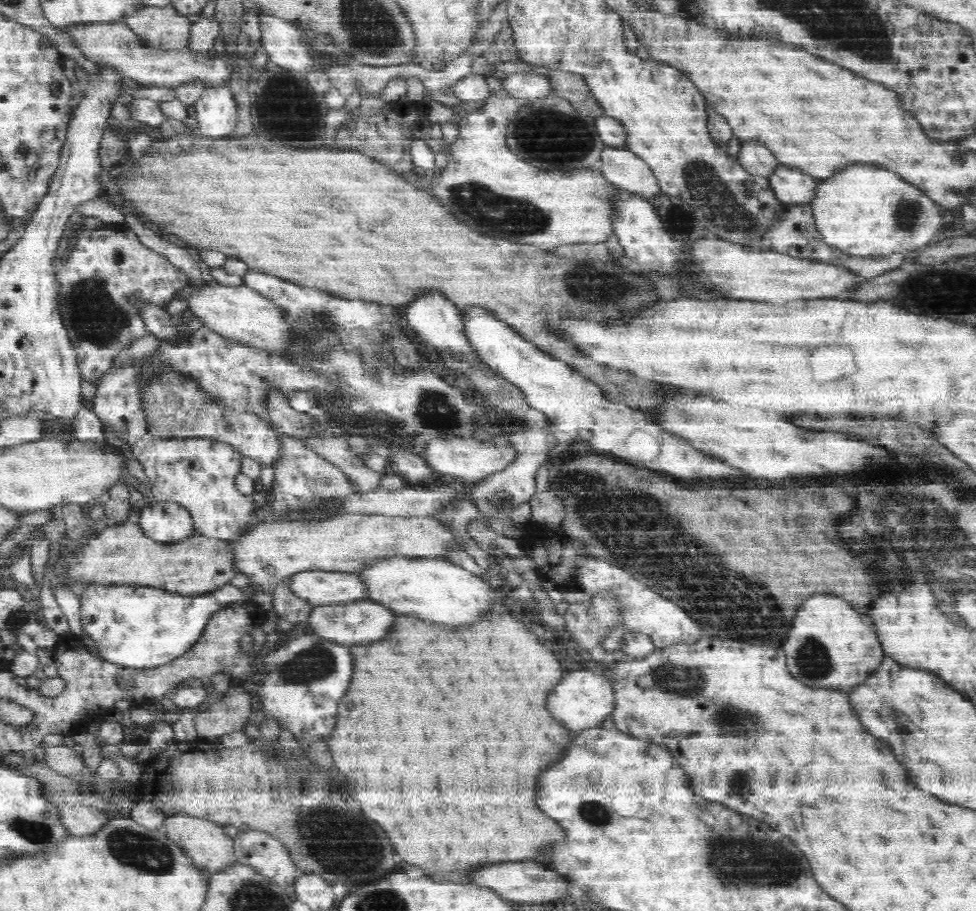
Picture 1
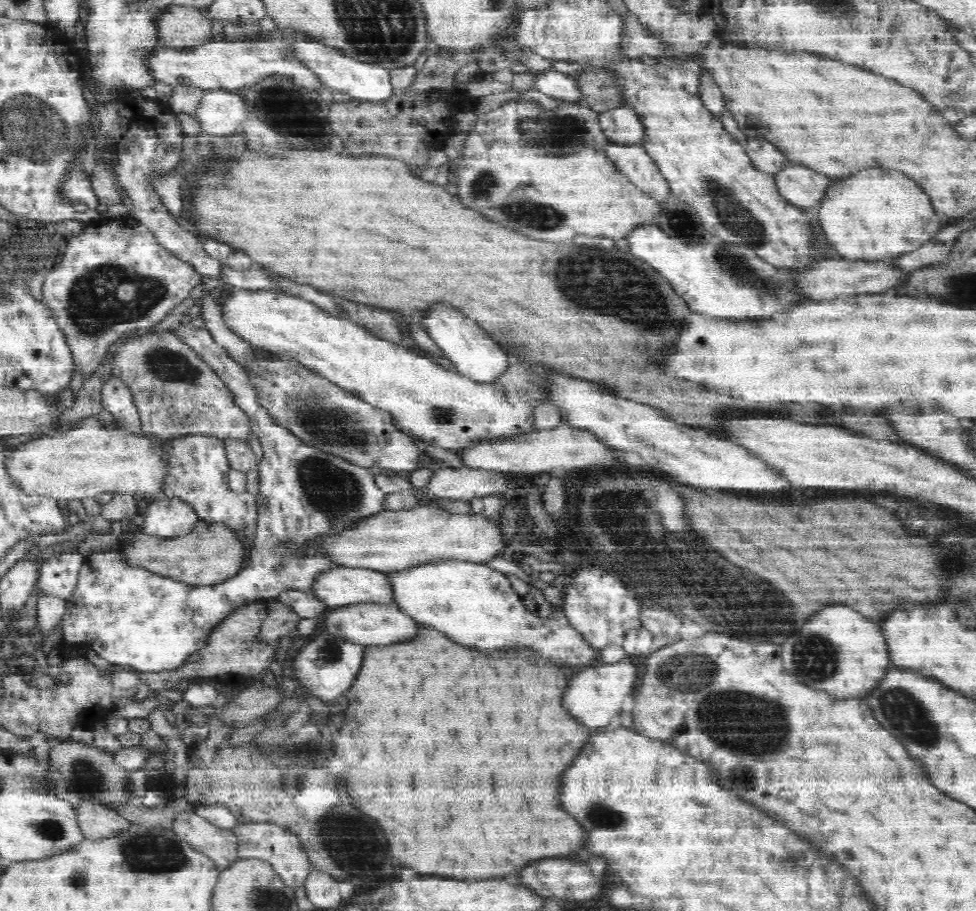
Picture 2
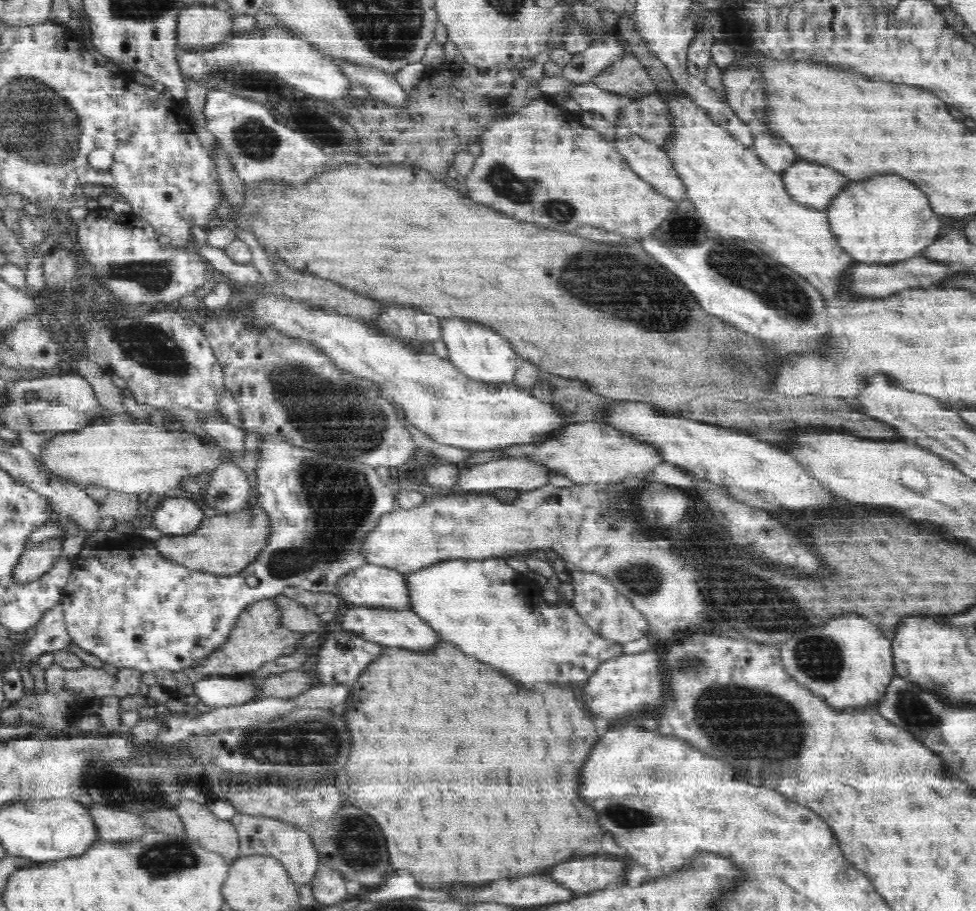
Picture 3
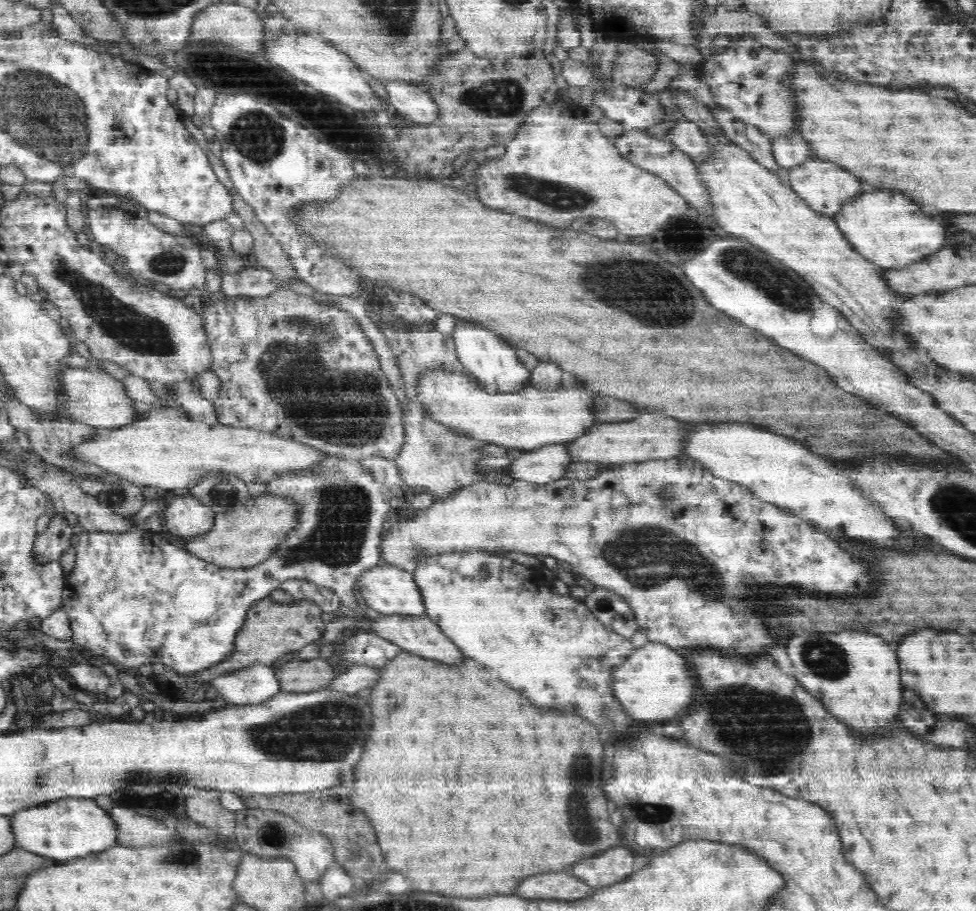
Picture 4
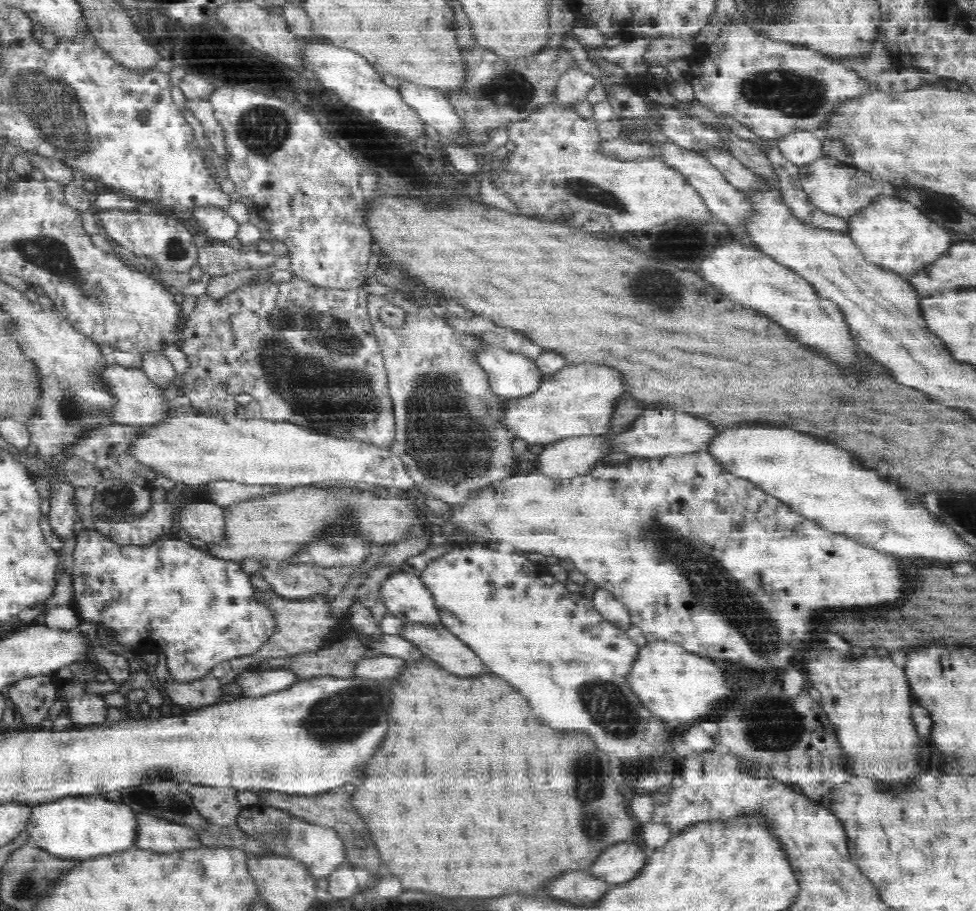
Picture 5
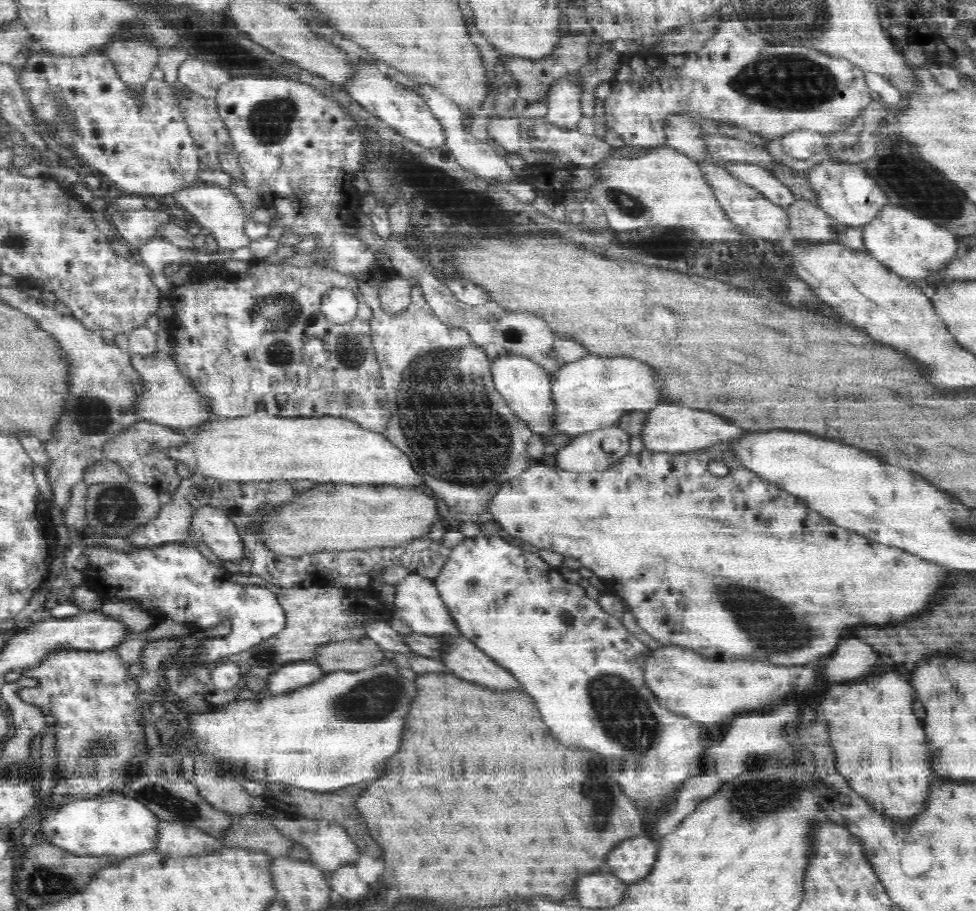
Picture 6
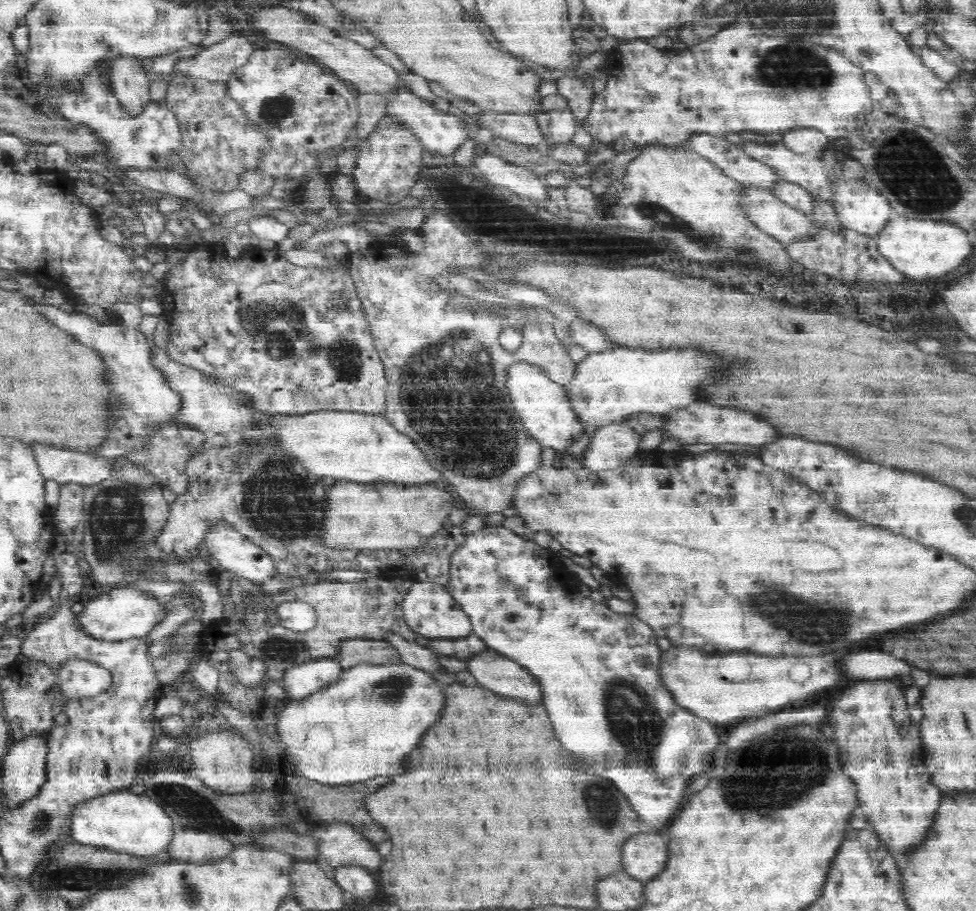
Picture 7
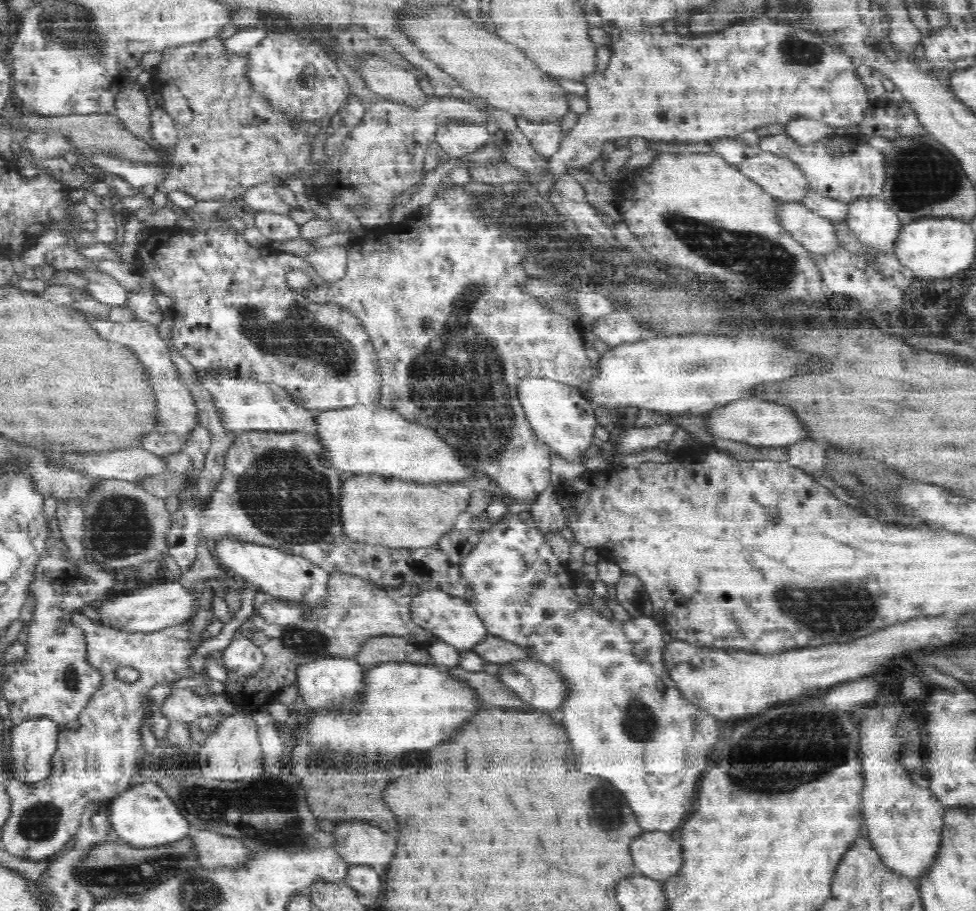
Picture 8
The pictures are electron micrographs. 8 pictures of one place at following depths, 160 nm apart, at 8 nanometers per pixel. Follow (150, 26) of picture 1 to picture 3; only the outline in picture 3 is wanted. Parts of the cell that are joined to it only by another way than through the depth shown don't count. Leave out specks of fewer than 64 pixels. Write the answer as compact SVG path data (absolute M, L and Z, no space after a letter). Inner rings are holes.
M213 5L185 8L178 21L178 42L182 52L203 53L242 36L234 30L234 15Z

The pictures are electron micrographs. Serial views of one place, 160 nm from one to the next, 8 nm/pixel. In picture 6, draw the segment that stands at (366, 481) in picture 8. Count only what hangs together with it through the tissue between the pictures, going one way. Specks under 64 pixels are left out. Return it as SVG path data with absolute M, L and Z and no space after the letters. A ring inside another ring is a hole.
M317 483L264 528L265 543L288 556L320 551L342 552L371 548L394 548L429 536L438 516L437 495L415 487L384 485L338 485Z

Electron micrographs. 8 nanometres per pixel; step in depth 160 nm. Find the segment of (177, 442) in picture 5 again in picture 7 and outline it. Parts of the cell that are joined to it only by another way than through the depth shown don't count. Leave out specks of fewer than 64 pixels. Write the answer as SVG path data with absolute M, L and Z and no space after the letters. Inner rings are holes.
M325 410L305 415L277 417L266 427L244 433L252 437L277 434L281 447L293 454L304 467L318 476L334 476L352 482L387 482L406 486L441 483L440 474L420 450L384 414L357 410Z

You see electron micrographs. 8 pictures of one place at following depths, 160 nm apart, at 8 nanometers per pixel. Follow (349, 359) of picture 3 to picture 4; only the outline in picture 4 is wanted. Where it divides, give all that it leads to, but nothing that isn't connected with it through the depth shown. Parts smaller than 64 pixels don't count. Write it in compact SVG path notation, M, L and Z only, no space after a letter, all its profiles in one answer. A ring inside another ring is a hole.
M428 373L421 384L420 399L431 408L436 420L463 434L526 452L576 440L599 424L595 417L598 393L588 389L582 378L571 374L564 376L560 387L543 390L531 384L526 390L512 394L489 394L462 373Z

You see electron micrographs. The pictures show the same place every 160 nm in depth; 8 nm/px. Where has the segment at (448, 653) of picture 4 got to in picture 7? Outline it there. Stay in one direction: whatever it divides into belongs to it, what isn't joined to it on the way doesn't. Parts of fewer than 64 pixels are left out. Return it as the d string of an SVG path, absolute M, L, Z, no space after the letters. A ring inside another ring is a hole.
M494 649L478 653L469 660L469 672L482 686L508 698L516 698L518 702L545 702L545 690L540 679L513 658L499 654Z

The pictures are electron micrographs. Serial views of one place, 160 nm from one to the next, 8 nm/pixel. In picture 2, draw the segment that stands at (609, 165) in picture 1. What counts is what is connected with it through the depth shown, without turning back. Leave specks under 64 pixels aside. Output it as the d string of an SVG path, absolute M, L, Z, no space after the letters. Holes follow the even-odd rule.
M608 143L604 149L610 160L646 194L666 201L670 183L644 144Z

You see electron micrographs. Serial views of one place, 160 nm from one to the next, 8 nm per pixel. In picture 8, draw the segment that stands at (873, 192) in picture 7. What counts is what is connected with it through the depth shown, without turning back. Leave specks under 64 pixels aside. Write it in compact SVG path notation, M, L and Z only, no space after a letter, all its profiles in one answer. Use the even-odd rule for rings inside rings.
M878 199L852 202L847 225L869 249L880 253L894 253L902 224L898 216Z

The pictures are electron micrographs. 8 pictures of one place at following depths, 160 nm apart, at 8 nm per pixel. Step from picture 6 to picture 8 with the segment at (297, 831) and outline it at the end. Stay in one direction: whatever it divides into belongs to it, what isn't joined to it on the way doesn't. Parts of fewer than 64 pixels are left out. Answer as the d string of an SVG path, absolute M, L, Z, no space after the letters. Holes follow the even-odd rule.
M368 821L338 822L332 845L351 865L372 865L383 875L396 852L396 838Z

